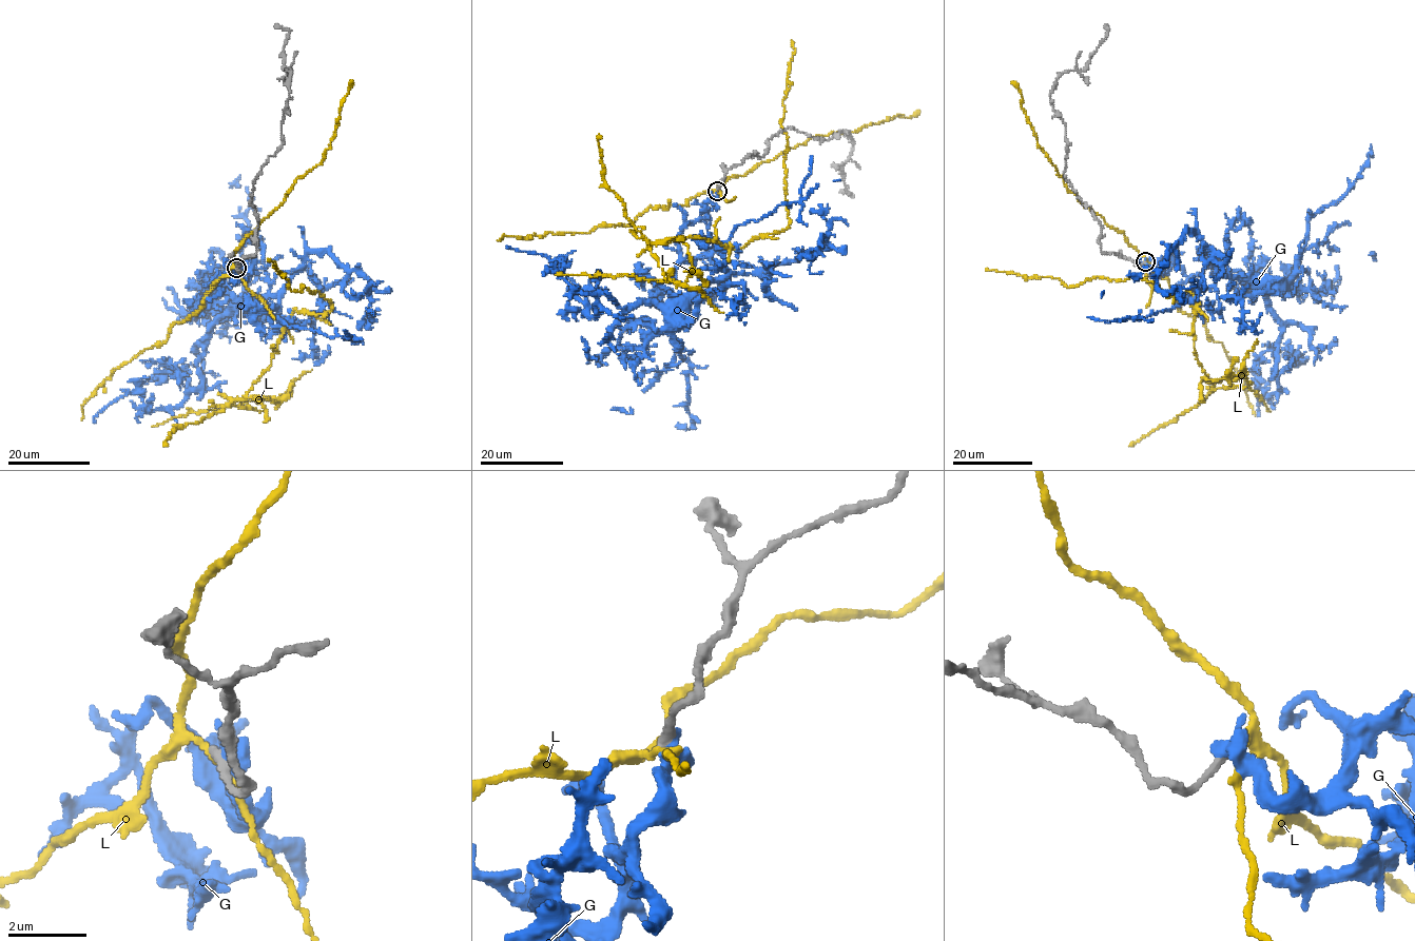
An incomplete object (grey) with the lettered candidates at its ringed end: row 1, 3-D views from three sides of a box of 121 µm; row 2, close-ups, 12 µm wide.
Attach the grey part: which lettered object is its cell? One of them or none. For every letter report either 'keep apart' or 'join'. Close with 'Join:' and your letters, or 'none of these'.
G: keep apart
L: keep apart
Join: none of these

